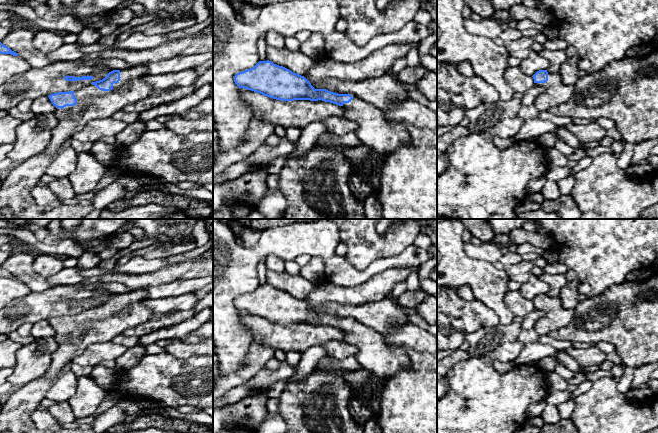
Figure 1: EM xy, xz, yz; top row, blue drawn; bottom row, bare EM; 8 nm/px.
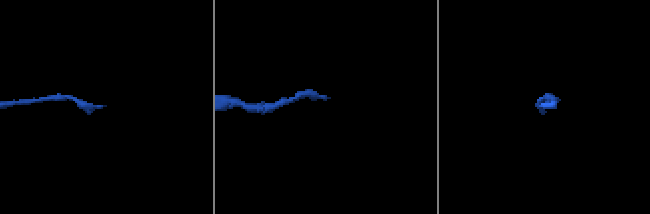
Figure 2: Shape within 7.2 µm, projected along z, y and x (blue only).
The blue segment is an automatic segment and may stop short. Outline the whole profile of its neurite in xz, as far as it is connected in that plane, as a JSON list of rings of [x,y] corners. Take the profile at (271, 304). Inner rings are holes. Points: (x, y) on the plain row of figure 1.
[[[259,285],[253,292],[234,300],[239,312],[282,324],[322,324],[343,331],[343,341],[355,346],[360,365],[380,378],[388,379],[399,371],[410,371],[411,364],[405,351],[375,329],[354,323],[350,318],[338,318],[326,313],[315,313],[299,298],[274,288]]]

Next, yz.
[[[539,294],[532,301],[534,308],[544,312],[535,325],[539,336],[550,335],[552,331],[567,326],[574,317],[574,310],[565,309],[559,297]]]

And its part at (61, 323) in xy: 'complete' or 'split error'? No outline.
split error

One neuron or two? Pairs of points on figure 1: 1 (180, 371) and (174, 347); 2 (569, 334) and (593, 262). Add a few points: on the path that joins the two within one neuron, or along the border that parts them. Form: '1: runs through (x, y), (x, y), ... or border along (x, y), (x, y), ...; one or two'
1: border along (165, 350), (180, 358), (200, 355); two
2: border along (609, 288), (587, 298); two

